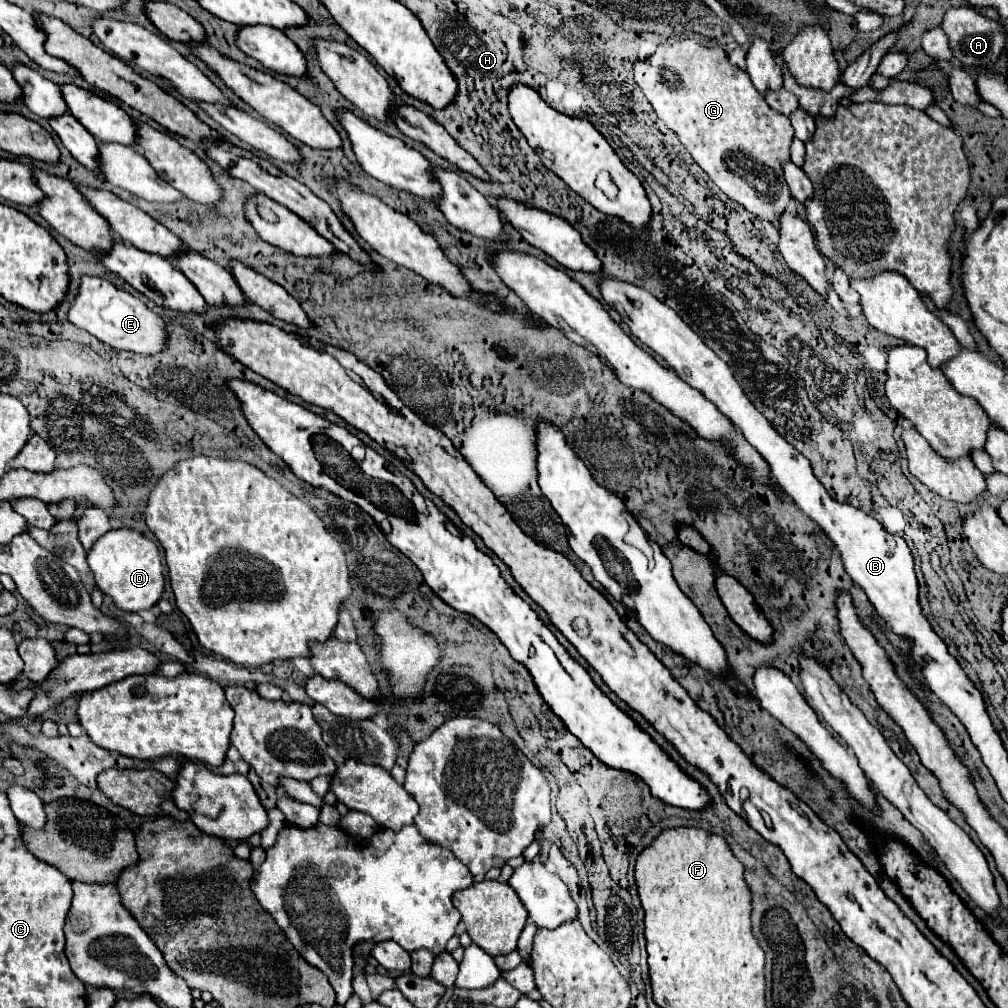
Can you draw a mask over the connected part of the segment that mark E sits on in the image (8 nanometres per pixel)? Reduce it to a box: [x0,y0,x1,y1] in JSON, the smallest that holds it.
[69,276,169,356]

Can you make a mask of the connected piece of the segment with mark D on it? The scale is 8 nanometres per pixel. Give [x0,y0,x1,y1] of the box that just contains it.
[87,528,165,612]

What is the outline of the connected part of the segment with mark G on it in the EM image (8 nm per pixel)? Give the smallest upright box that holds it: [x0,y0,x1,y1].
[633,38,793,224]

